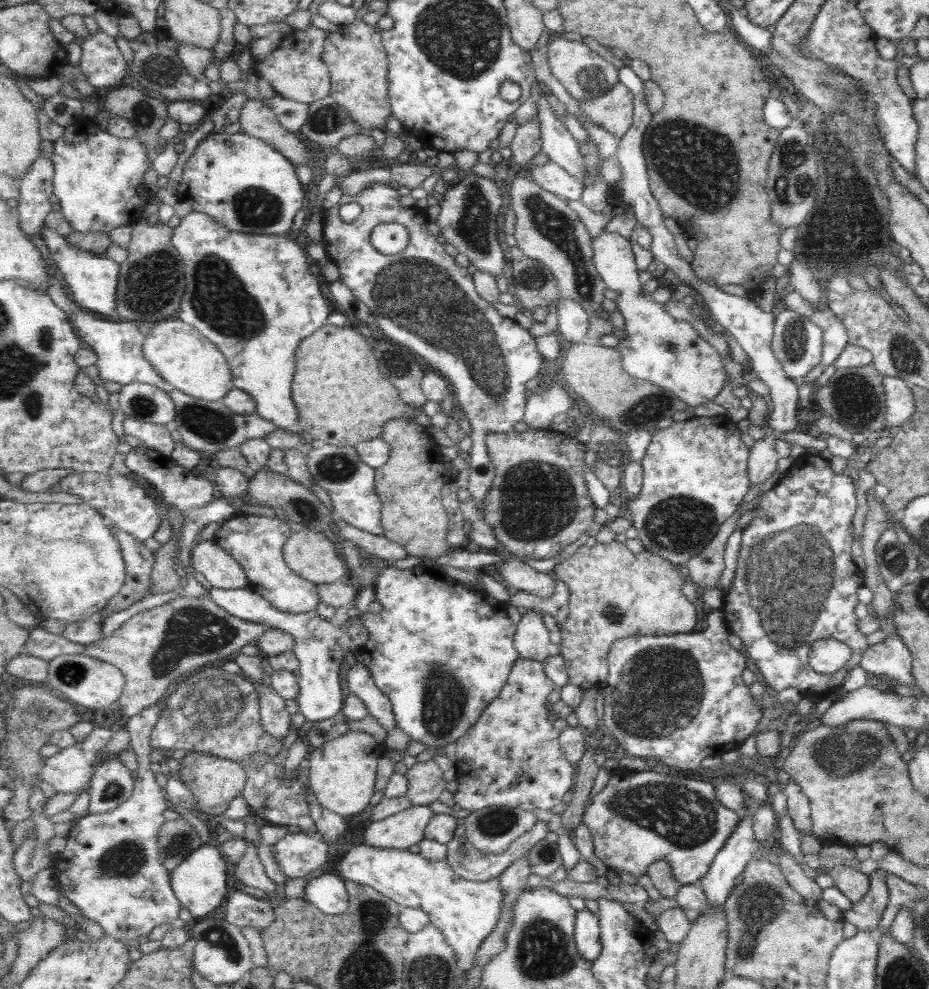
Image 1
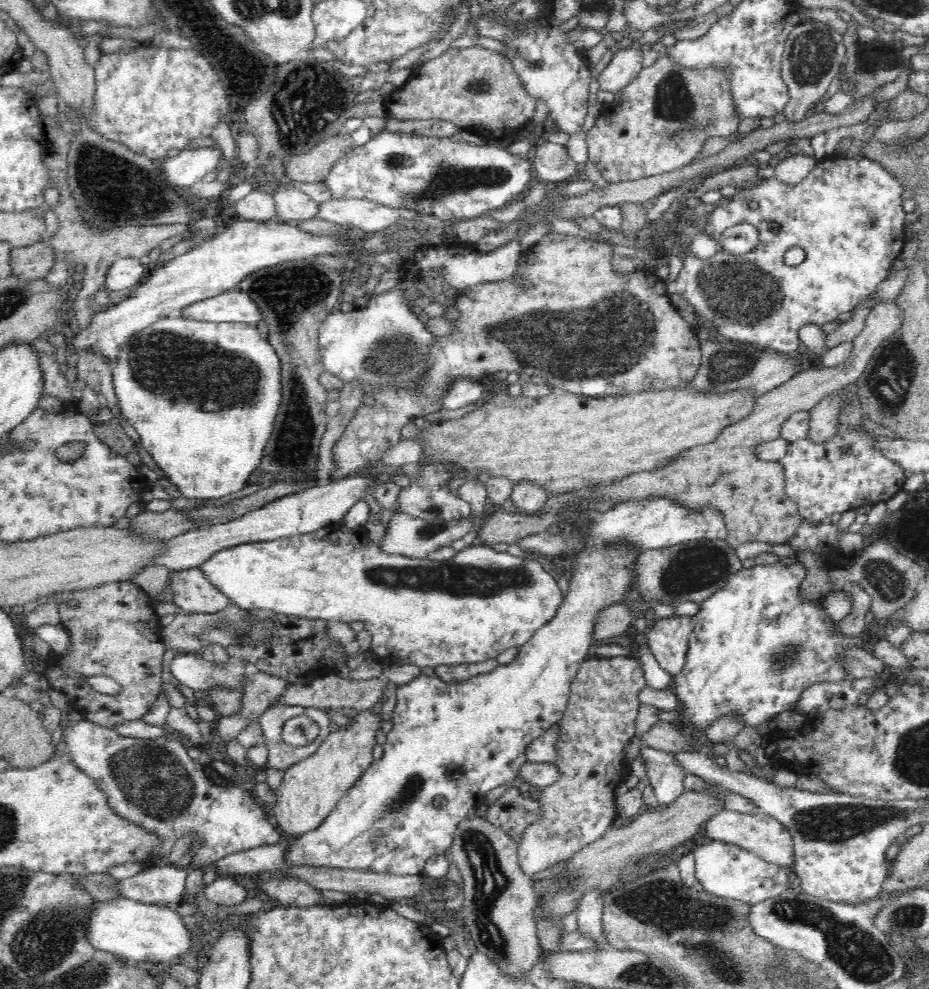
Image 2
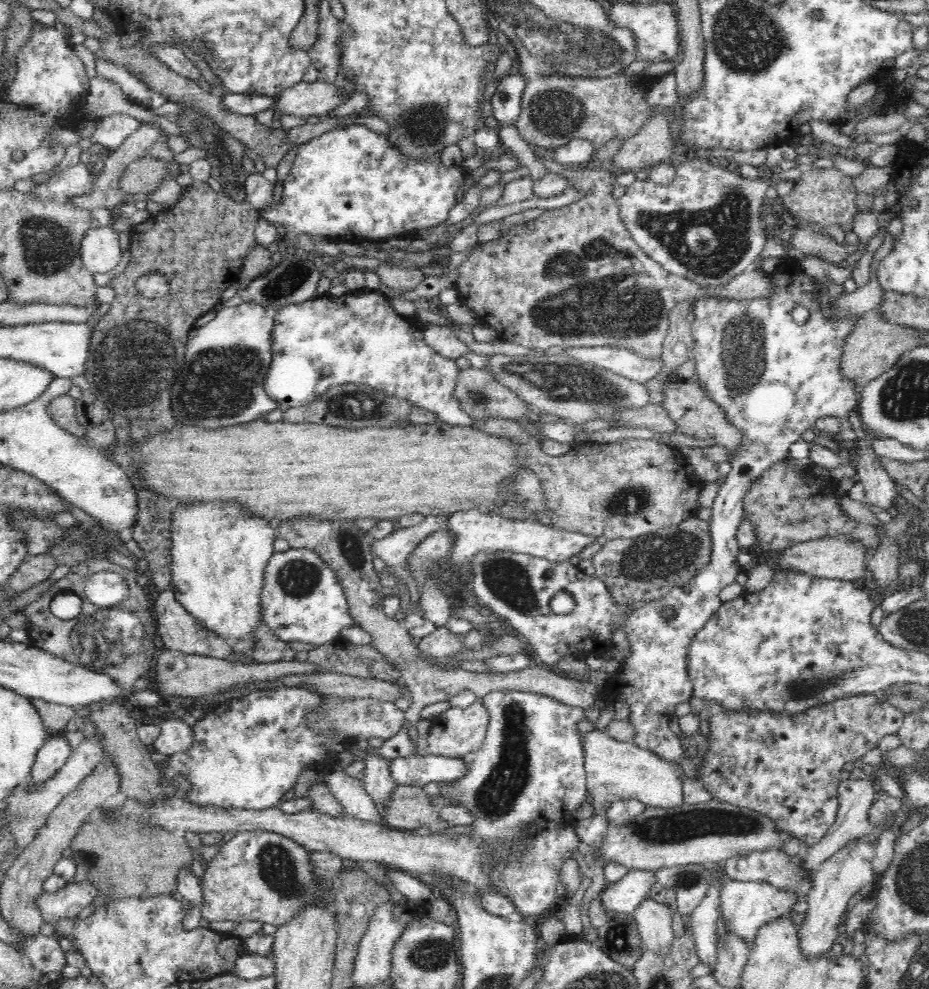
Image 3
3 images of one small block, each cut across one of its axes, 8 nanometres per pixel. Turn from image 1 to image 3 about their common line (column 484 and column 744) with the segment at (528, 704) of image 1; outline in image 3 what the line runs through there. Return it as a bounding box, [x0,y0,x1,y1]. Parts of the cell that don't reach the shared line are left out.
[697,694,905,849]

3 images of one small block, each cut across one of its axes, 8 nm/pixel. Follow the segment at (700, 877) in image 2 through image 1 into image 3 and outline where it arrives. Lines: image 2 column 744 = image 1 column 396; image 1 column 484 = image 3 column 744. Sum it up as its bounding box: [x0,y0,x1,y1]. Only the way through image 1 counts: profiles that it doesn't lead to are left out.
[721,879,800,953]

